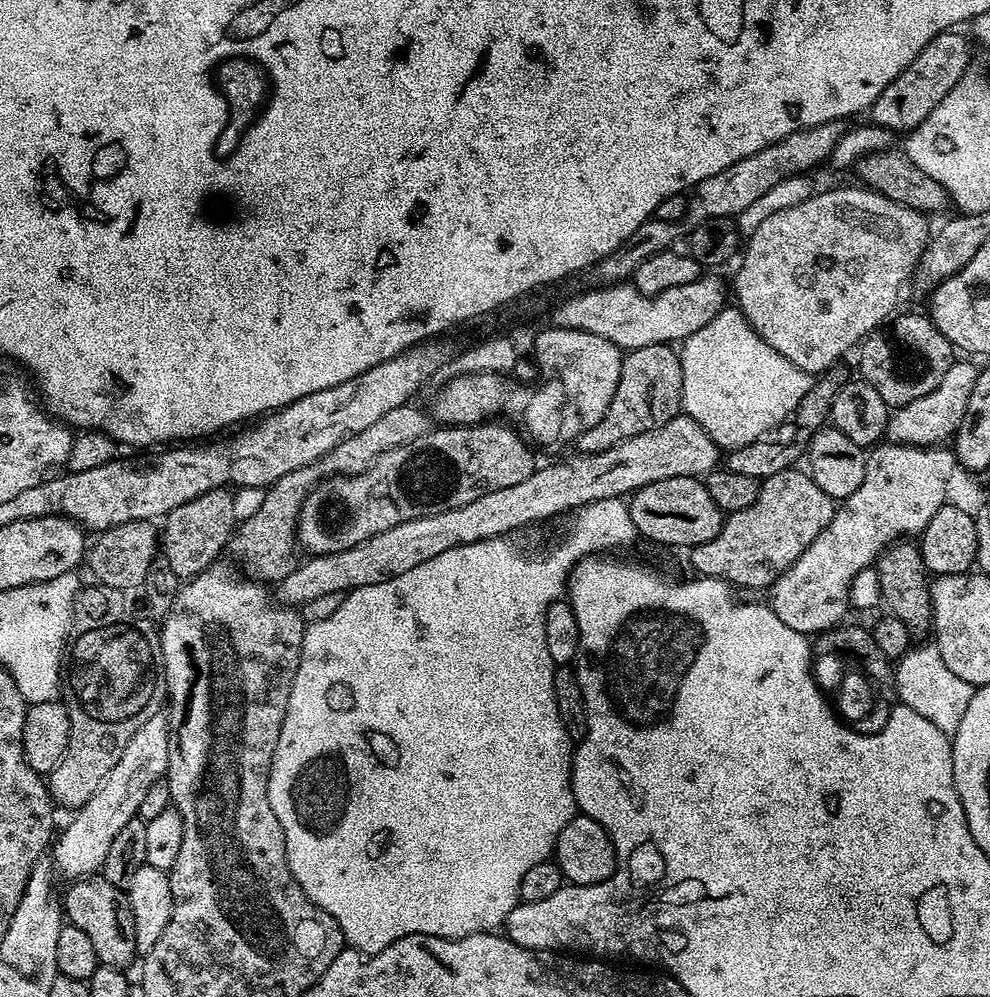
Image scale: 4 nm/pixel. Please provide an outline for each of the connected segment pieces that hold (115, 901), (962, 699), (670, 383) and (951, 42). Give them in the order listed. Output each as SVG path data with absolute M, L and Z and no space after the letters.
M93 874L78 880L73 880L67 885L68 893L62 896L62 912L67 923L72 924L82 934L87 934L94 945L94 954L97 961L105 968L118 968L128 970L132 963L137 963L138 953L134 942L134 910L130 910L130 902L125 889L115 888L103 874Z
M935 646L928 648L913 647L905 656L900 657L895 665L894 689L900 697L899 703L910 710L918 710L922 718L934 722L938 730L952 734L956 727L964 722L966 710L972 707L973 685L968 684L946 662L942 662L942 654Z
M655 344L631 349L624 356L618 390L614 390L610 410L602 414L602 422L598 422L598 426L590 426L590 430L576 437L575 451L583 454L610 450L610 446L618 446L618 442L658 430L658 426L666 426L666 422L670 422L670 418L681 411L681 398L682 366L680 353L673 345Z
M949 30L935 36L924 47L922 54L918 54L918 58L914 58L914 62L910 62L910 66L906 66L906 70L902 70L902 74L898 74L898 78L894 78L882 94L878 94L870 109L871 123L887 128L893 134L907 134L927 118L930 110L934 110L934 106L938 106L938 102L954 90L969 69L972 48L968 45L969 37L960 32L963 31Z

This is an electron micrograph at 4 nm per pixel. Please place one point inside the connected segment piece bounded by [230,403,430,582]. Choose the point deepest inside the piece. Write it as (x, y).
(265, 544)

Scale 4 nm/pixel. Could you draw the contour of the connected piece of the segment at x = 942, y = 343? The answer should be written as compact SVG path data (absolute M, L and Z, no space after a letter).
M908 312L905 316L893 315L887 323L864 337L859 345L859 352L859 375L870 386L874 386L874 390L878 390L878 394L882 394L882 402L886 402L889 409L892 410L914 402L914 398L922 398L922 394L930 394L930 390L934 390L934 386L938 386L938 382L942 382L946 370L950 370L950 366L954 362L954 349L951 342L937 330L931 316L927 314L919 316L916 312Z

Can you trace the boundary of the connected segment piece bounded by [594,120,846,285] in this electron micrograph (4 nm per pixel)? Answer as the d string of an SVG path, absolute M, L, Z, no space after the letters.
M835 120L826 122L822 126L795 132L782 138L776 144L766 146L766 150L758 150L758 154L750 154L750 158L742 158L742 162L734 162L734 166L706 178L691 189L688 196L688 213L684 215L682 223L667 224L653 218L647 220L642 226L638 226L638 230L634 230L634 234L630 234L630 238L626 238L622 247L614 250L594 265L594 273L596 272L597 278L600 279L597 281L601 285L627 281L635 273L637 266L646 262L646 258L659 252L669 251L675 245L672 243L680 235L682 235L681 237L685 235L686 229L697 228L704 221L719 216L739 218L742 210L746 210L746 206L758 202L758 198L762 198L762 194L766 194L766 190L778 186L781 180L787 180L790 176L806 174L810 168L816 167L823 160L825 163L831 157L834 146L838 146L838 138L842 138L845 131L845 121Z

